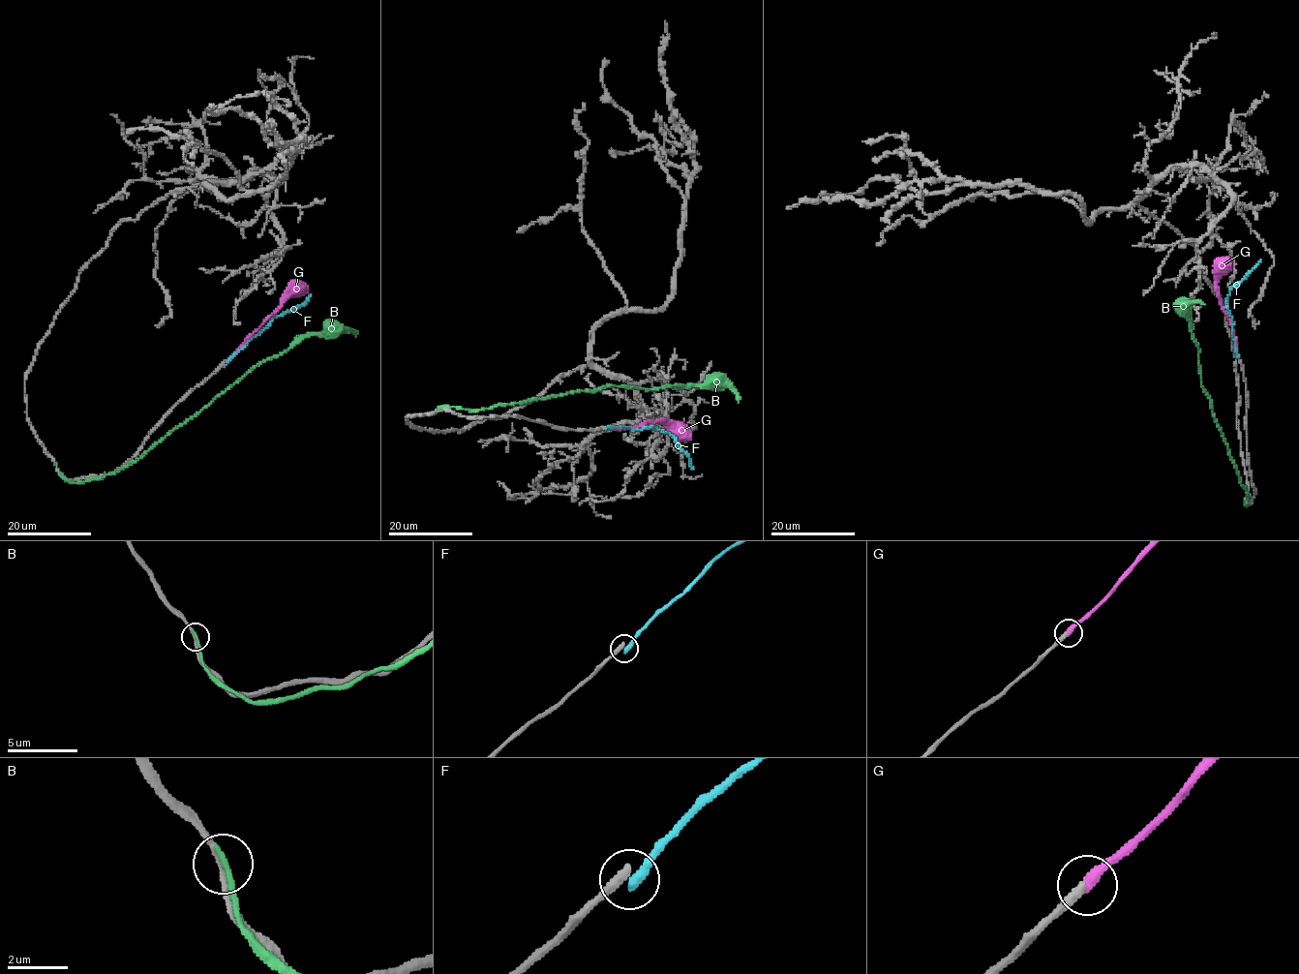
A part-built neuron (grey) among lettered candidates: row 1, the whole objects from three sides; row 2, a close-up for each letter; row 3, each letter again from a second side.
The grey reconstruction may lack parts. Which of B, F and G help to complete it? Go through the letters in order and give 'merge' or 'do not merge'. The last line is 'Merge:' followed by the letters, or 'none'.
B: do not merge
F: do not merge
G: merge
Merge: G

